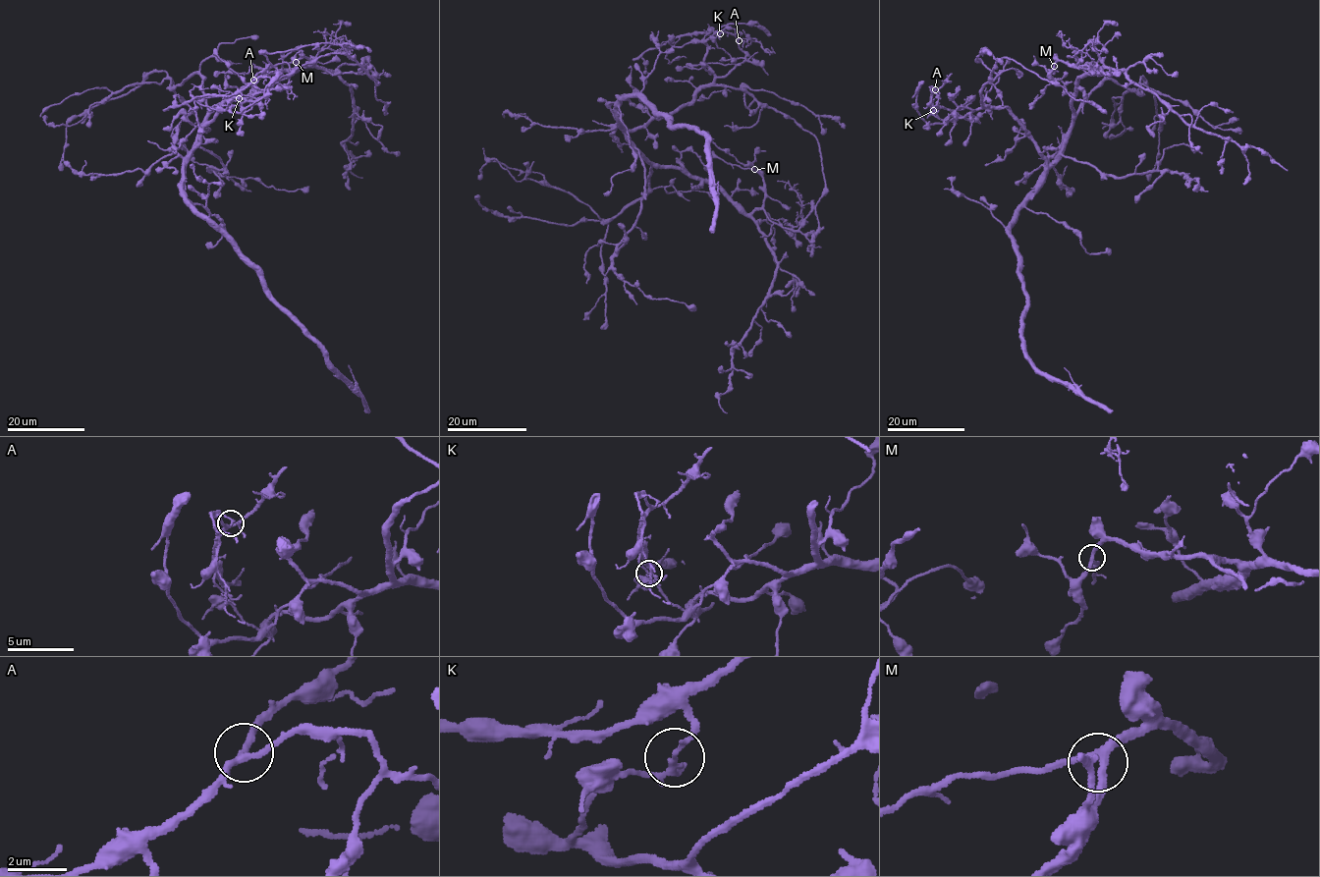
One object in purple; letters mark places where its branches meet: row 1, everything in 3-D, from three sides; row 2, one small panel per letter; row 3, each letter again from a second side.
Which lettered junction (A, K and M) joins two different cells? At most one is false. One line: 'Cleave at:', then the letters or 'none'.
Cleave at: K

